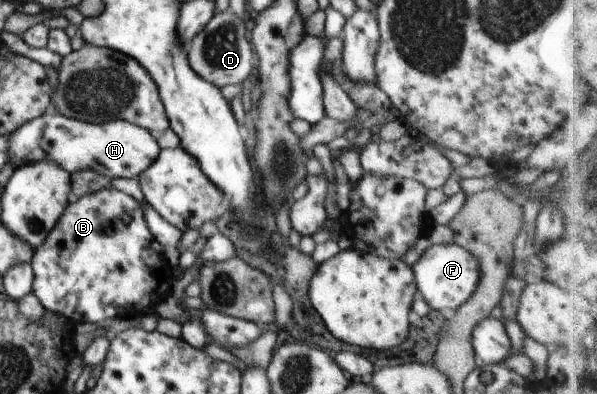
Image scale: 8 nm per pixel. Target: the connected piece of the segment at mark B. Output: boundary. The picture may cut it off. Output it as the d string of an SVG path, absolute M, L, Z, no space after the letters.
M106 187L98 192L84 195L79 199L72 199L64 209L62 216L58 219L56 226L50 231L50 234L37 246L30 264L33 268L33 289L32 293L40 300L46 311L52 312L63 320L70 320L76 323L92 322L92 324L102 324L104 320L128 315L142 315L143 310L154 305L157 299L161 296L164 285L161 277L161 263L159 254L150 247L150 243L154 240L151 230L148 228L148 223L144 218L142 202L127 195L123 191L113 187Z

